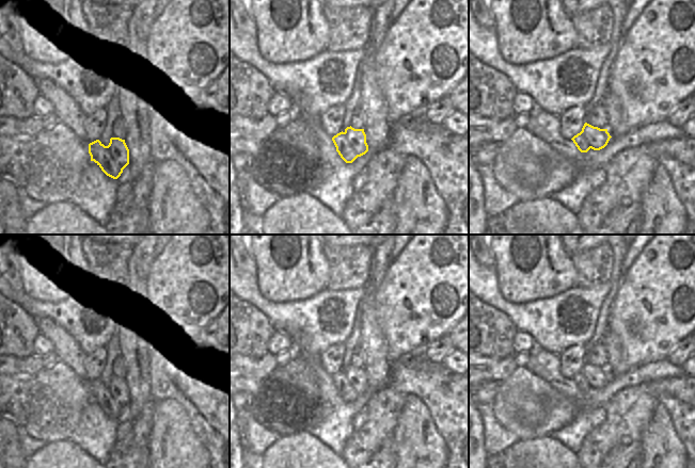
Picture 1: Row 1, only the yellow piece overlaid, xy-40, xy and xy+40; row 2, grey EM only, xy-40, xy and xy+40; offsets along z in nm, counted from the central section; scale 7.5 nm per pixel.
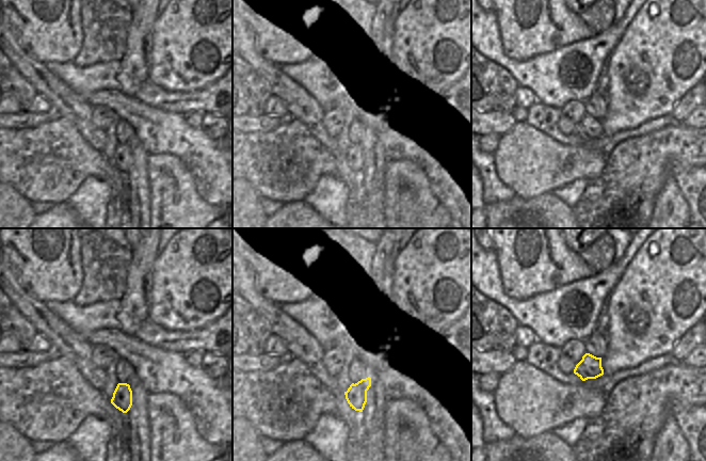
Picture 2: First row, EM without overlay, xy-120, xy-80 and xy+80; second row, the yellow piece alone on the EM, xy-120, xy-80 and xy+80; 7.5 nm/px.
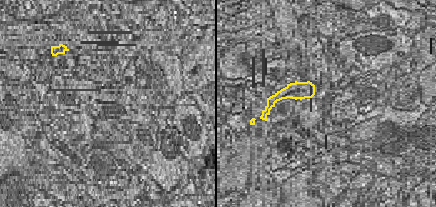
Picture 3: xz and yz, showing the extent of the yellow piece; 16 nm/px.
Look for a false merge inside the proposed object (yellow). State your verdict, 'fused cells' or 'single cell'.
single cell

